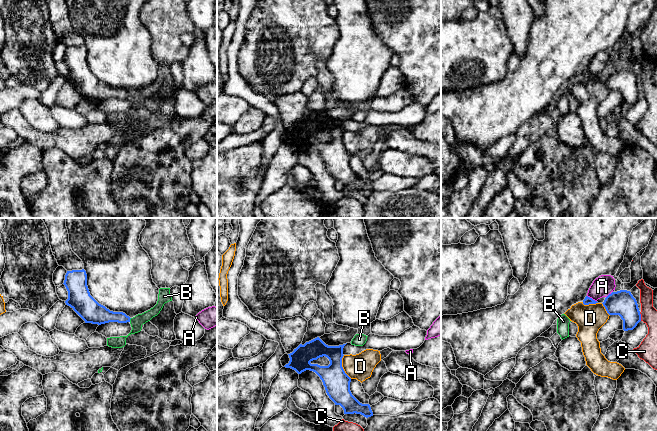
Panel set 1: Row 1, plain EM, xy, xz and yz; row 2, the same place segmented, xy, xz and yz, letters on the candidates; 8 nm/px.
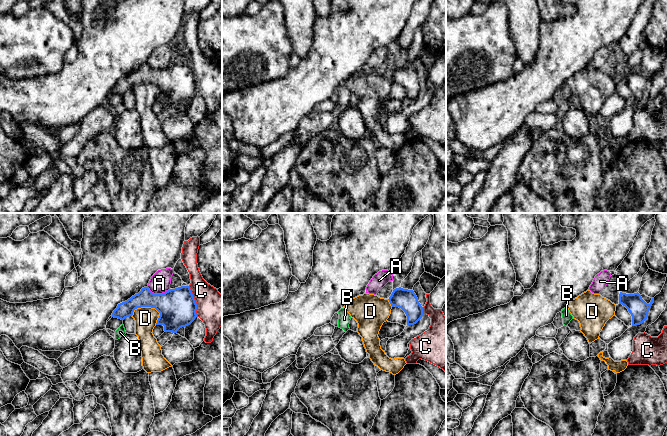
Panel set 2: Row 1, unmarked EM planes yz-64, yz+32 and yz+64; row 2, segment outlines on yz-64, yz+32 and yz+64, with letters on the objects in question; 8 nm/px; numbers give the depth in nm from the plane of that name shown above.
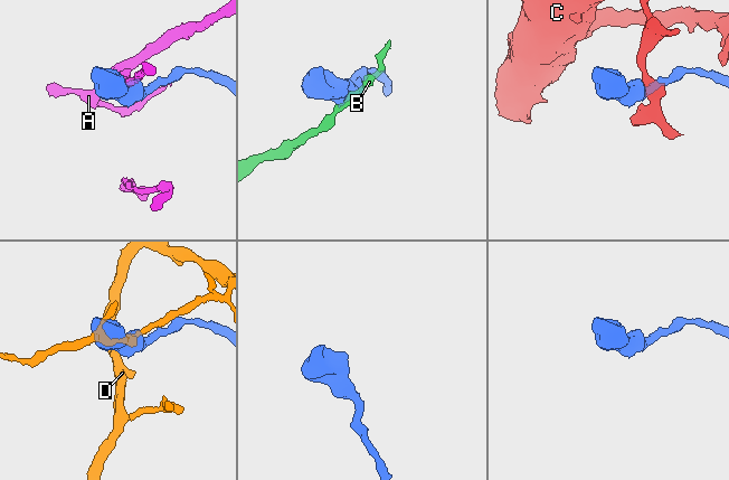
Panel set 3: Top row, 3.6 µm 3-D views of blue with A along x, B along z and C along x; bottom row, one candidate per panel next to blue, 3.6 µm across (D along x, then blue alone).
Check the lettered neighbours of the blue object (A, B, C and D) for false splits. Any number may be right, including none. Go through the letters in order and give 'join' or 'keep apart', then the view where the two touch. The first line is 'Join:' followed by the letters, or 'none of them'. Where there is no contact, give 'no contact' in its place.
Join: none of them
A: keep apart; meets blue in yz
B: keep apart; meets blue in xy
C: keep apart; meets blue in yz
D: keep apart; meets blue in xz

